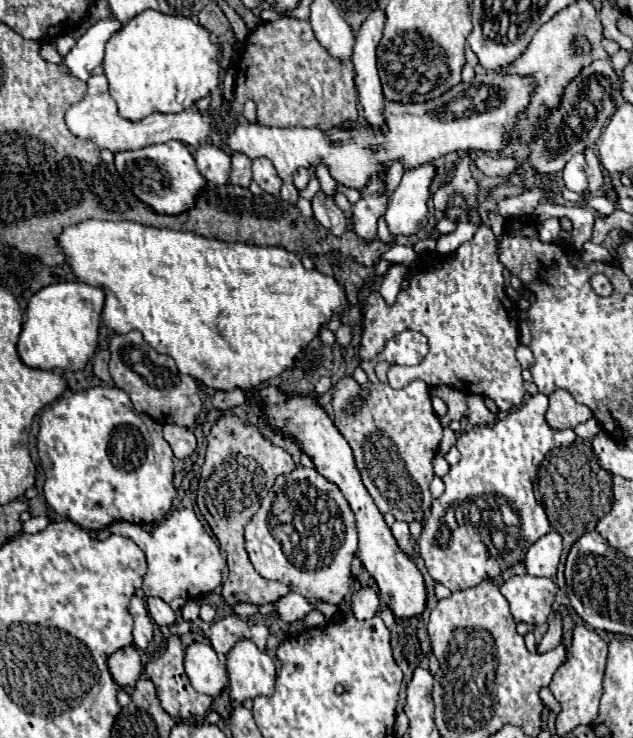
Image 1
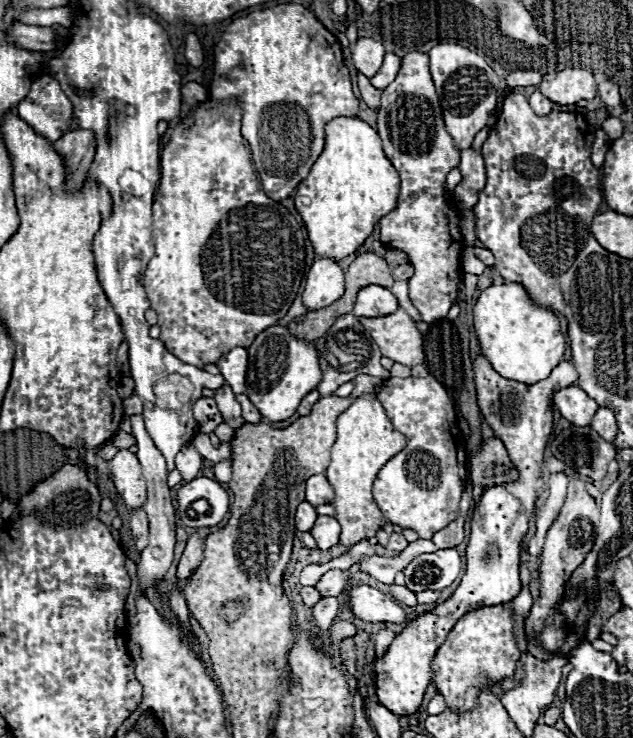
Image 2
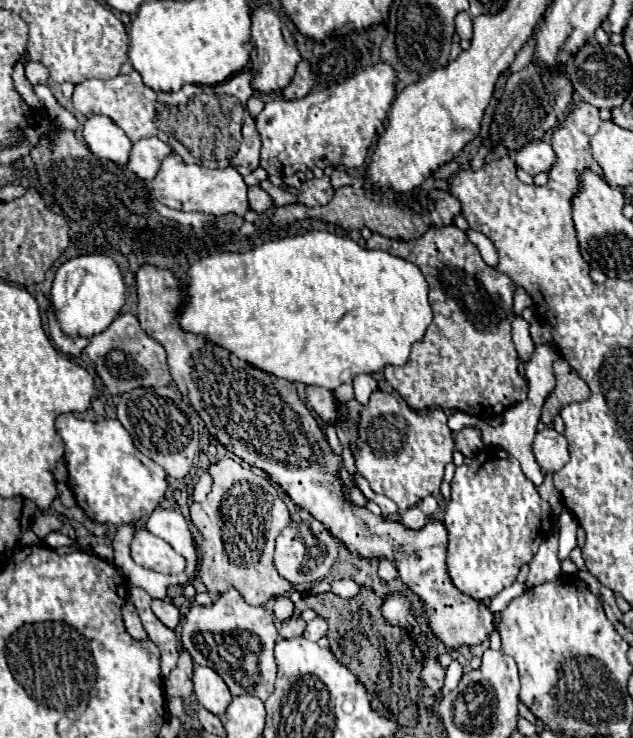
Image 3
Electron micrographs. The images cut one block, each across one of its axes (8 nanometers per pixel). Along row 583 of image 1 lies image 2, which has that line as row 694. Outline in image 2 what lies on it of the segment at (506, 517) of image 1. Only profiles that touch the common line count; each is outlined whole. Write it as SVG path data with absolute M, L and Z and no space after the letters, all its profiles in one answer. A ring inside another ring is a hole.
M496 604L476 608L464 614L454 628L448 632L444 644L438 648L436 656L432 658L432 682L436 684L436 692L442 694L446 708L454 712L472 712L478 706L478 696L484 688L494 690L504 678L510 678L516 672L516 662L520 660L520 650L514 640L514 624L512 624L512 606L510 604Z

